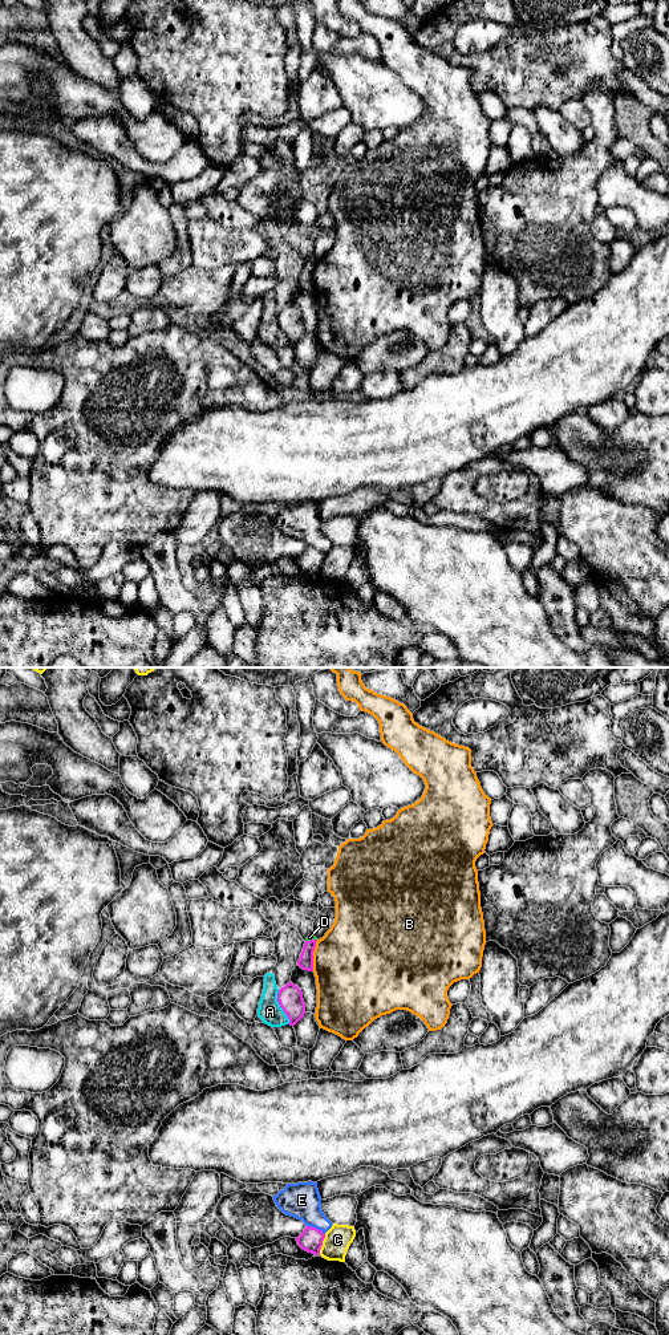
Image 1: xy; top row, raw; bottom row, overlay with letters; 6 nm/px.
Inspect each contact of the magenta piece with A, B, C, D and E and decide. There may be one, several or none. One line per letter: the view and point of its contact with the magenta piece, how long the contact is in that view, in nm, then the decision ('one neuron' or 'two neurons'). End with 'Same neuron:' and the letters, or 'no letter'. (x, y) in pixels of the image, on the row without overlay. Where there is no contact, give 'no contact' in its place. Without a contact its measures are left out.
A: meets magenta in xy at (280, 327); contact 220 nm long; two neurons
B: meets magenta in xy at (312, 276); contact 190 nm long; two neurons
C: meets magenta in xy at (321, 564); contact 130 nm long; two neurons
D: meets magenta in xy at (311, 260); contact 60 nm long; two neurons
E: meets magenta in xy at (315, 548); contact 120 nm long; two neurons
Same neuron: no letter

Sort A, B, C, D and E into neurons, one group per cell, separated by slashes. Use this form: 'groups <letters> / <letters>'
groups A / B / C / D E

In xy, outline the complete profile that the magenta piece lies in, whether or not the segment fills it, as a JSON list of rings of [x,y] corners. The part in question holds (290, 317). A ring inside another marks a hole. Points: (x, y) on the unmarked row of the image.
[[[292,303],[287,304],[277,313],[277,322],[289,340],[291,346],[295,346],[305,334],[305,324],[301,311]]]

